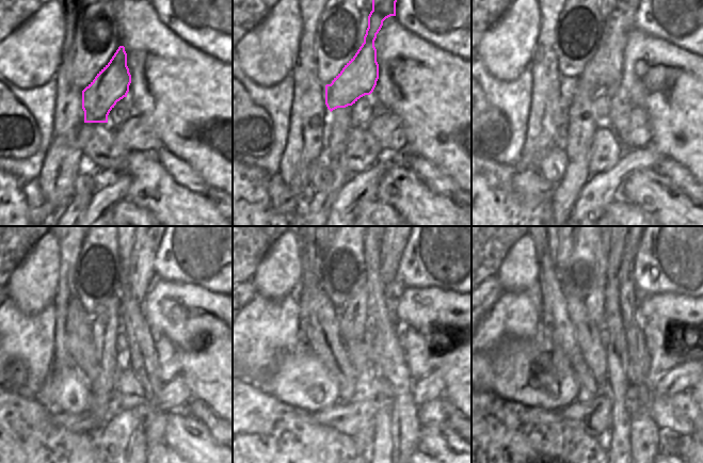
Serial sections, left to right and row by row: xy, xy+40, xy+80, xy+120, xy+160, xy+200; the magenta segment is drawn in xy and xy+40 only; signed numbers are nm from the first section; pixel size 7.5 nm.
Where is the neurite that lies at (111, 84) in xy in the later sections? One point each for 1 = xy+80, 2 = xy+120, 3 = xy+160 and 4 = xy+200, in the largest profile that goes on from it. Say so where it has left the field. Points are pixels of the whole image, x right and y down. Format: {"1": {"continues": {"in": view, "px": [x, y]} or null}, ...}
{"1": {"continues": {"in": "xy+80", "px": [604, 70]}}, "2": {"continues": {"in": "xy+120", "px": [136, 277]}}, "3": {"continues": {"in": "xy+160", "px": [392, 248]}}, "4": {"continues": {"in": "xy+200", "px": [630, 250]}}}

